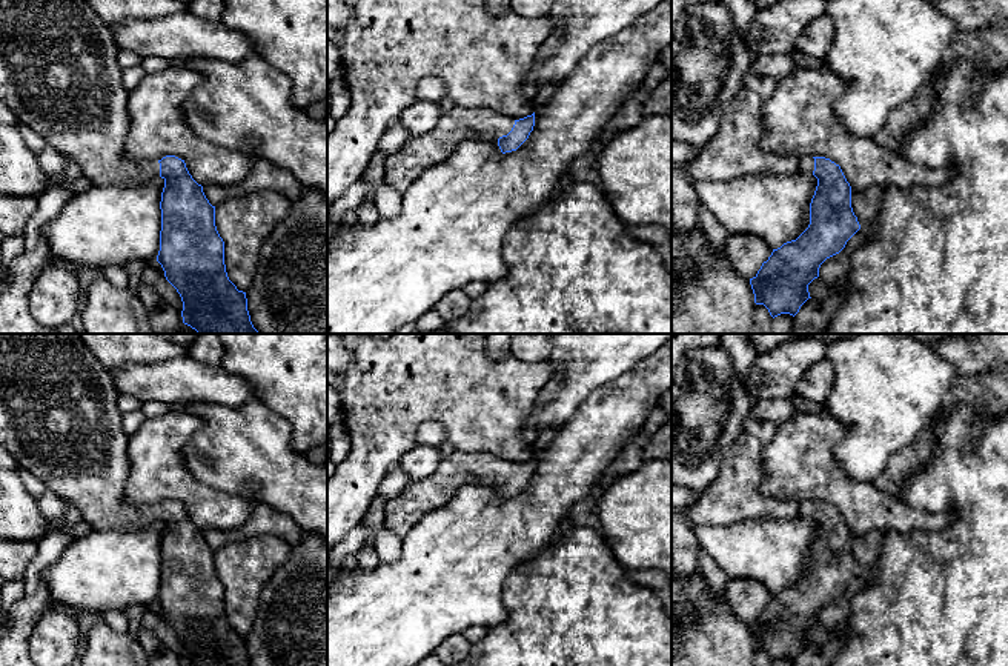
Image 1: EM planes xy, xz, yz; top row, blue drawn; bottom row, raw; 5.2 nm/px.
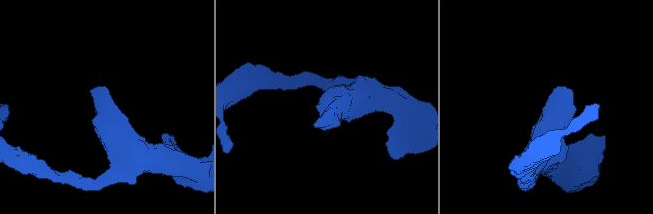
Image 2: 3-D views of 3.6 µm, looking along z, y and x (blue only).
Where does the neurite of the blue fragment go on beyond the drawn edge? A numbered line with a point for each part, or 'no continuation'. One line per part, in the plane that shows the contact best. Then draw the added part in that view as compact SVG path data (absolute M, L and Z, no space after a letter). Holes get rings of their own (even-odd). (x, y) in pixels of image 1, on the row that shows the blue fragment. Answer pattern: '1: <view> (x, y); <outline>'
1: xz (421, 153); M453 106L441 114L438 125L427 134L412 137L400 151L384 160L384 181L404 194L427 169L447 160L467 138L498 140L515 125L490 108Z

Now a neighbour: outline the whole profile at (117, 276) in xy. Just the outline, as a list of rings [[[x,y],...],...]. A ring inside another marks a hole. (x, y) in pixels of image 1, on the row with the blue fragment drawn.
[[[115,265],[106,266],[101,269],[101,275],[108,281],[111,281],[115,288],[128,289],[129,277],[124,266],[115,266]]]

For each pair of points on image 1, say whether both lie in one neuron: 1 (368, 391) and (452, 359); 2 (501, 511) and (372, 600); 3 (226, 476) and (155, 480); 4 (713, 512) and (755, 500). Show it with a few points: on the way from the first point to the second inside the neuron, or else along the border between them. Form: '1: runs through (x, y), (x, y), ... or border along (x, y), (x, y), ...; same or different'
1: runs through (389, 386), (412, 380), (431, 369); same
2: runs through (469, 543), (412, 600), (404, 600); same
3: border along (188, 442), (189, 472), (228, 491); different
4: runs through (724, 502), (744, 500); same

